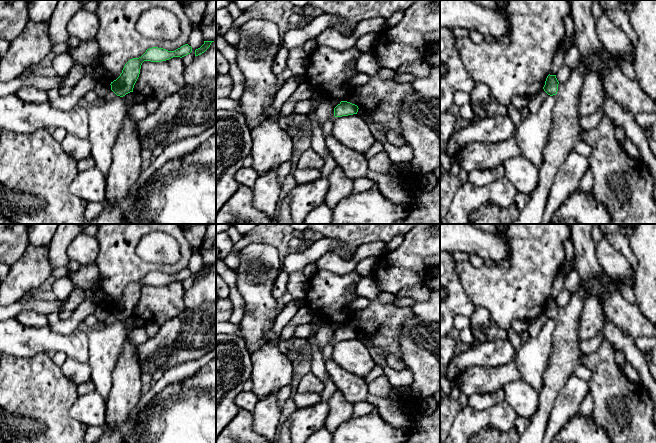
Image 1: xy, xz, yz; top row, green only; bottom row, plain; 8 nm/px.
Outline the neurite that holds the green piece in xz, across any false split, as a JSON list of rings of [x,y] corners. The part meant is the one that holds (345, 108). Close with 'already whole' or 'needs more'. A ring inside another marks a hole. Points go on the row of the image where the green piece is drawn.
[[[341,101],[335,108],[334,108],[334,116],[335,117],[342,117],[357,114],[358,106],[352,104],[347,101]]]; already whole

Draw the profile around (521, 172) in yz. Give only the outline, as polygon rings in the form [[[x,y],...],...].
[[[521,155],[505,160],[501,164],[504,176],[515,185],[517,192],[531,194],[539,181],[538,167]]]

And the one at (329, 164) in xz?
[[[328,153],[324,158],[324,165],[320,169],[322,178],[327,178],[331,174],[334,167],[335,167],[334,160],[333,160],[331,154]]]

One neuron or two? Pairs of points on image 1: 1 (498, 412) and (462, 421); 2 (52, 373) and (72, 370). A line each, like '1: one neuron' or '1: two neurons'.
1: one neuron
2: two neurons

